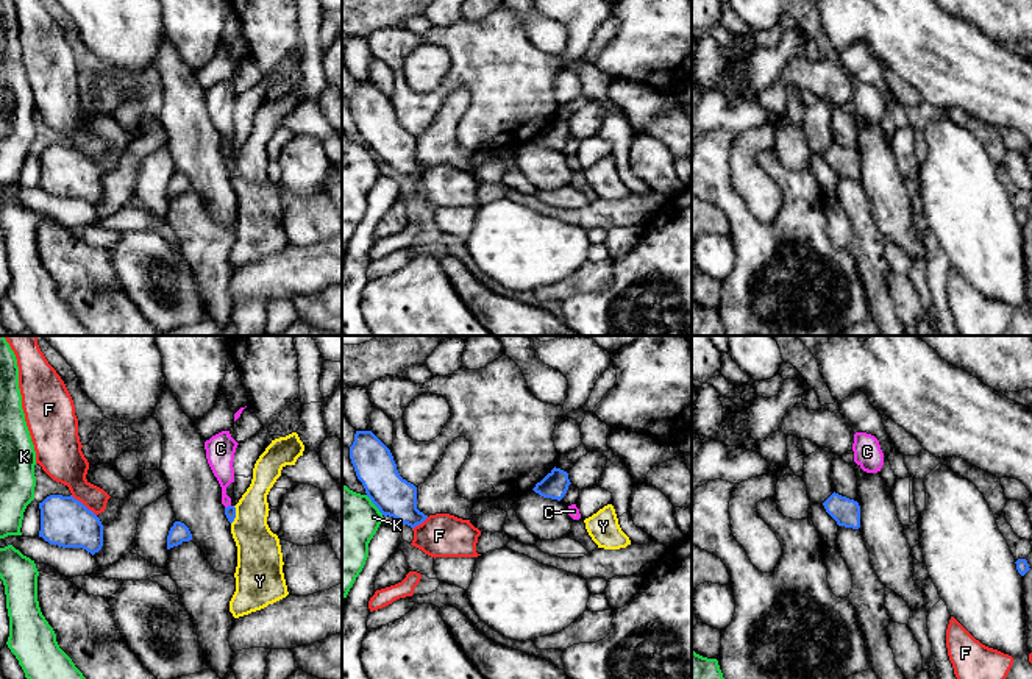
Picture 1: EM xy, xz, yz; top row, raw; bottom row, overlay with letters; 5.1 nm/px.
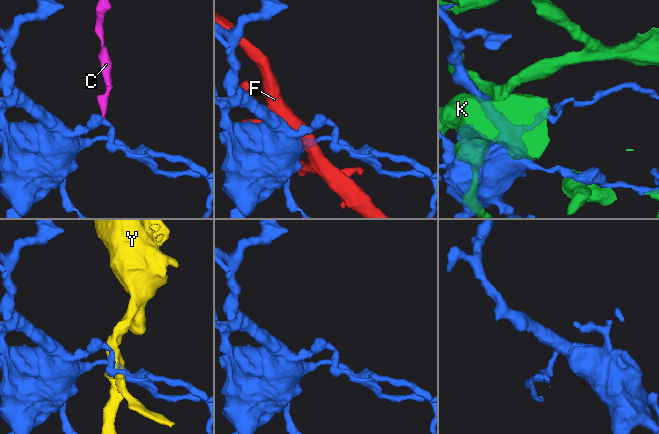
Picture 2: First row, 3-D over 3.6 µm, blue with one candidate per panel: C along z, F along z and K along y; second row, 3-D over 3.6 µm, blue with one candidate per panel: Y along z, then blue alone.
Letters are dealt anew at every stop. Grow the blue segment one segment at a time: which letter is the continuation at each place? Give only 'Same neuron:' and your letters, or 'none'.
Same neuron: none

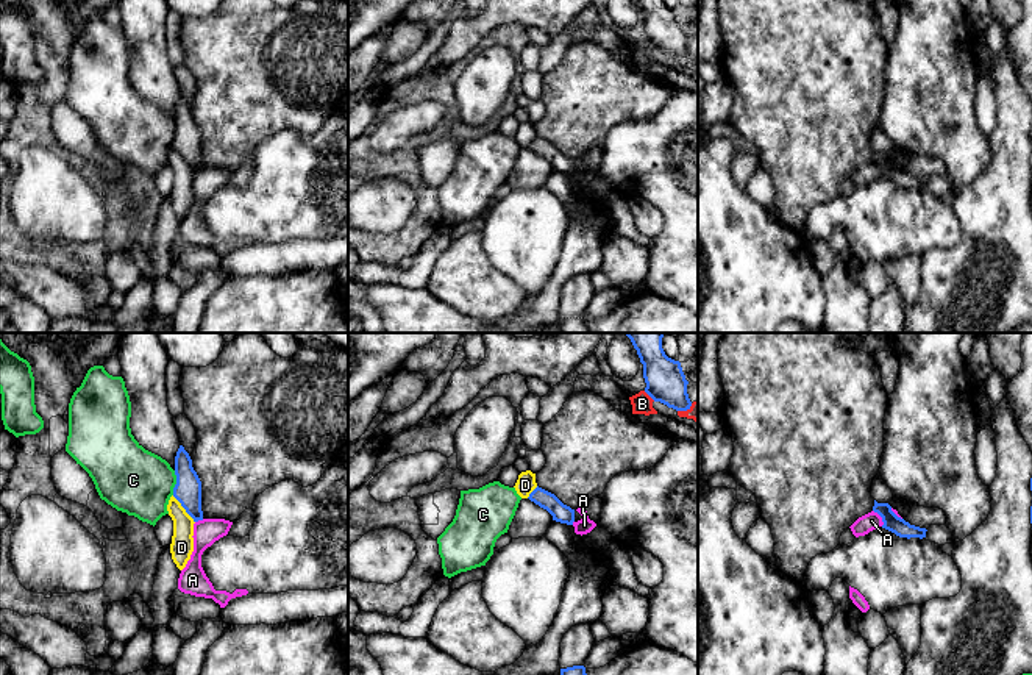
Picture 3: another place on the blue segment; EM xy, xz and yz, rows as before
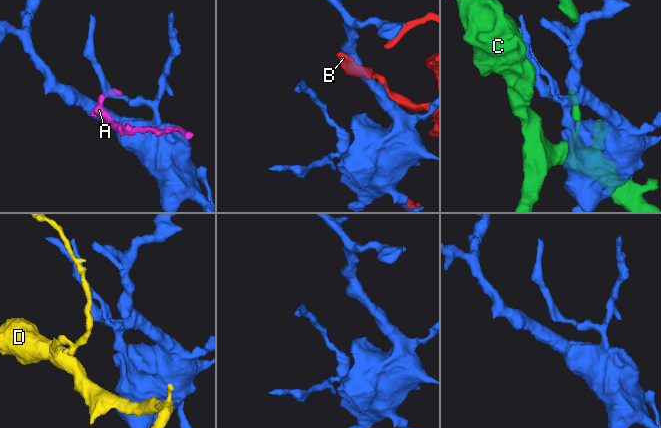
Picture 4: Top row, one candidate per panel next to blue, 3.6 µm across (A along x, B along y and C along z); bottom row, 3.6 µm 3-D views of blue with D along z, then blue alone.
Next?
Same neuron: none

